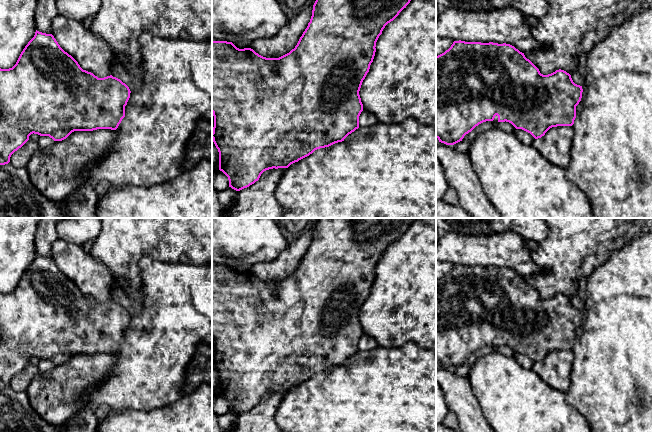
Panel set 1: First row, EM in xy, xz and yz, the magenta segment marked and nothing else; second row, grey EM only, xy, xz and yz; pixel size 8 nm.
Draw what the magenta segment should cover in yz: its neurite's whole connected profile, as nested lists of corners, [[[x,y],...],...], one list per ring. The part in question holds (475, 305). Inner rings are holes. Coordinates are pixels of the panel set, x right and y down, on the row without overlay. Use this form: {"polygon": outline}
{"polygon": [[[454,265],[448,274],[436,280],[436,362],[454,369],[476,350],[493,345],[497,339],[498,346],[509,346],[538,363],[552,351],[574,348],[582,316],[582,310],[575,308],[569,297],[559,293],[543,299],[524,277],[510,268]]]}

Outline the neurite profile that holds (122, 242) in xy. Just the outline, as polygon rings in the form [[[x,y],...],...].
[[[100,218],[101,230],[89,252],[111,271],[124,291],[143,303],[140,260],[154,256],[164,262],[212,264],[212,218]]]

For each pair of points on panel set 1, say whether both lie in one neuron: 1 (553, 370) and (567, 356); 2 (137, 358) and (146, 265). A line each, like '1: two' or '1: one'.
1: one
2: one

